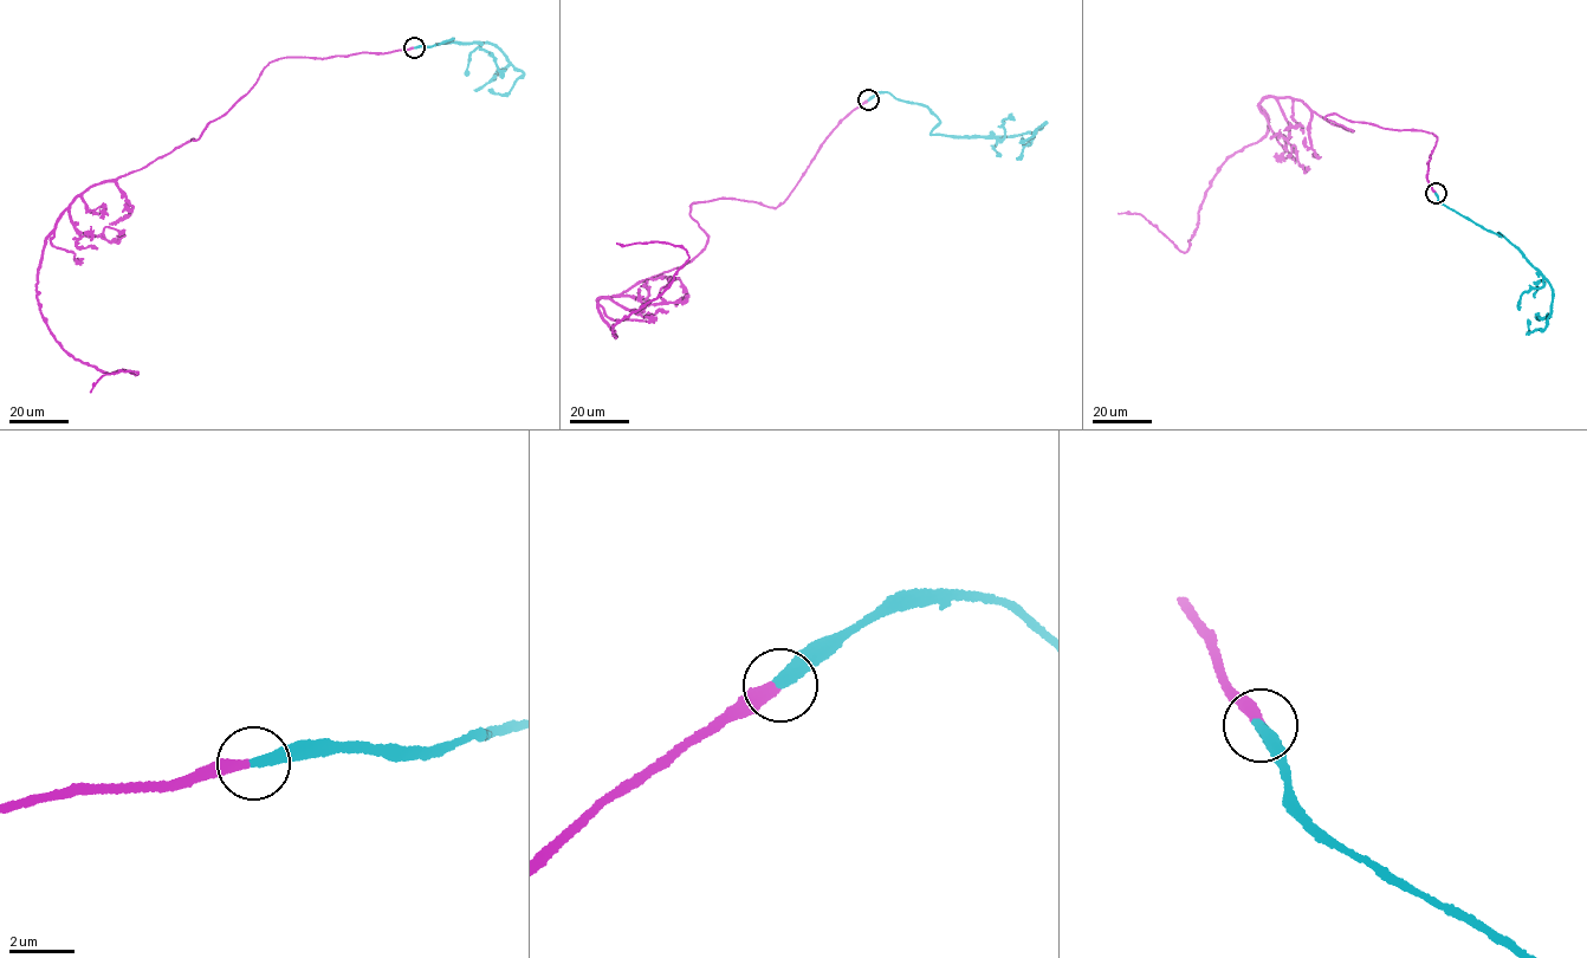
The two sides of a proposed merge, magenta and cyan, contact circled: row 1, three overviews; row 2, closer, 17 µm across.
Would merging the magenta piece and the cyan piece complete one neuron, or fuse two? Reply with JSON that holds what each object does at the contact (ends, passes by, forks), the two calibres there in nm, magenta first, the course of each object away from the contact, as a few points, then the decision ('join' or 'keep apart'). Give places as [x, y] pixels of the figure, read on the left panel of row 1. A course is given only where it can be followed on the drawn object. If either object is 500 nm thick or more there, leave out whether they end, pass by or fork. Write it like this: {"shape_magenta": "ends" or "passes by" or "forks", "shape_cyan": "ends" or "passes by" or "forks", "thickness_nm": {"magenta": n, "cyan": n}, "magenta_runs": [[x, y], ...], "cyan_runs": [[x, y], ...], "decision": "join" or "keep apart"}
{"shape_magenta": "ends", "shape_cyan": "ends", "thickness_nm": {"magenta": 360, "cyan": 400}, "magenta_runs": [[414, 47], [271, 62], [200, 137], [75, 196], [44, 246], [40, 311], [77, 360], [136, 373], [90, 393]], "cyan_runs": [[414, 47], [438, 44], [452, 38], [435, 44], [490, 41], [523, 73], [509, 92], [498, 94], [488, 89]], "decision": "join"}

